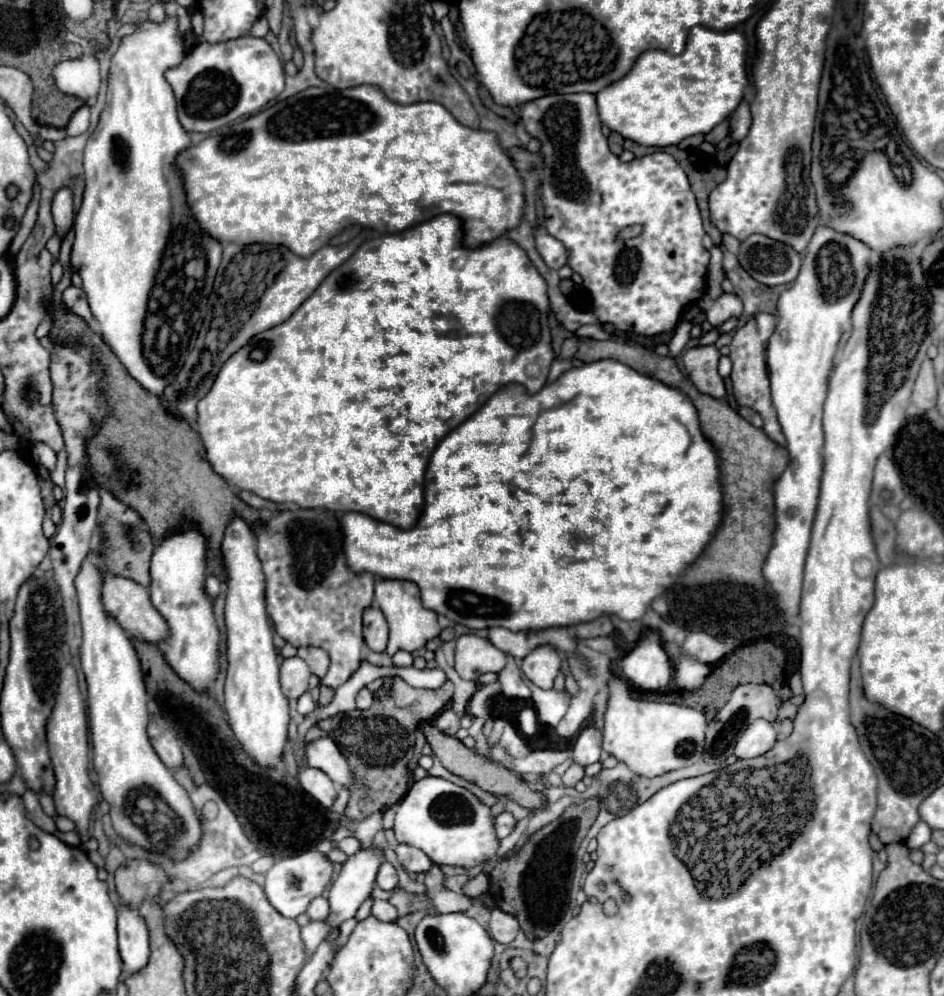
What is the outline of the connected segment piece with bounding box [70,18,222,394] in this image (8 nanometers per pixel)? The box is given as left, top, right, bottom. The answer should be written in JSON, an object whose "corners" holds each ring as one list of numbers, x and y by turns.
{"corners":[[166,18,162,24,152,24,152,22,140,22,136,24,136,32,132,36,124,36,114,58,112,58,112,68,110,68,110,78,108,78,108,96,106,96,106,108,100,116,100,124,98,128,92,132,86,150,84,150,84,174,86,174,86,190,84,190,84,200,82,206,76,214,74,220,74,232,76,232,76,240,70,252,70,270,78,272,82,278,82,288,88,296,88,304,90,310,94,314,94,318,100,324,100,332,102,338,106,340,106,344,114,350,114,354,118,356,118,360,126,366,126,370,150,392,154,394,162,394,162,390,166,388,166,384,170,382,168,374,170,368,174,366,176,358,182,356,188,350,188,340,192,336,194,324,200,318,200,308,206,306,206,300,212,292,212,284,214,284,214,276,216,270,220,266,220,258,222,258,222,244,208,236,198,222,194,222,190,206,186,202,186,188,184,188,184,176,178,170,176,158,180,152,184,152,186,148,192,146,192,140,188,136,188,132,180,126,178,116,176,116,176,100,174,100,174,92,170,88,170,84,164,80,164,70,166,68,174,68,182,62,184,58,184,46,182,46,182,38,176,30,176,20]]}

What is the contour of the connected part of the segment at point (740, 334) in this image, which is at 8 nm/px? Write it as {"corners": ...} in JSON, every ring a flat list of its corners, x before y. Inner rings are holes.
{"corners":[[760,312,754,318,750,318,744,326,734,330,734,338,730,342,730,360,732,360,732,386,734,386,734,398,740,406,748,406,756,410,764,420,764,432,780,446,786,446,786,438,782,434,782,428,778,426,776,410,772,406,770,396,770,378,768,378,768,340,776,330,776,316]]}

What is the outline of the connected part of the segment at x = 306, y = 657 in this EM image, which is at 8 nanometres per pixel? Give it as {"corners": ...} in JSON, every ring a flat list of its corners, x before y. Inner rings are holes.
{"corners":[[298,648,298,656,310,666,310,670,318,676,318,678,324,678,328,668,330,668,330,658,328,658,328,652,324,652,322,648]]}

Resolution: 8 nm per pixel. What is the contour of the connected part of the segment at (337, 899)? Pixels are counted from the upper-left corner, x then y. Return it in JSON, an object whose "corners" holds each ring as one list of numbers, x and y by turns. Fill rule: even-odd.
{"corners":[[362,848,354,856,350,856,340,870,340,876,334,880,330,888,330,934,340,930,342,922,354,918,360,904,370,896,376,880,376,872,382,864,382,852]]}

